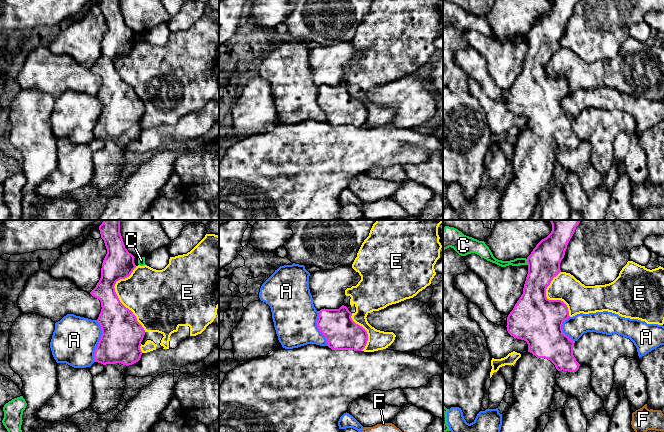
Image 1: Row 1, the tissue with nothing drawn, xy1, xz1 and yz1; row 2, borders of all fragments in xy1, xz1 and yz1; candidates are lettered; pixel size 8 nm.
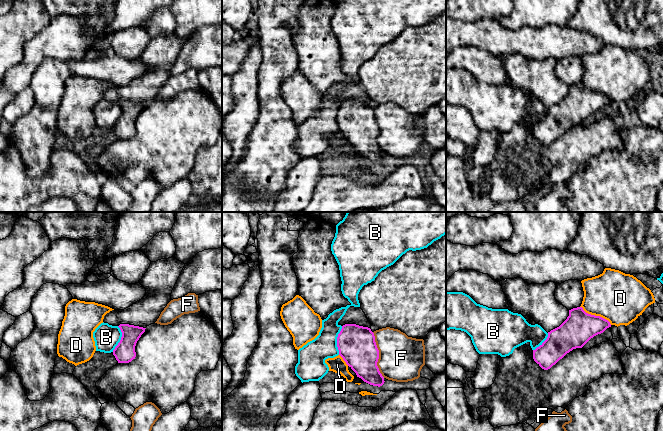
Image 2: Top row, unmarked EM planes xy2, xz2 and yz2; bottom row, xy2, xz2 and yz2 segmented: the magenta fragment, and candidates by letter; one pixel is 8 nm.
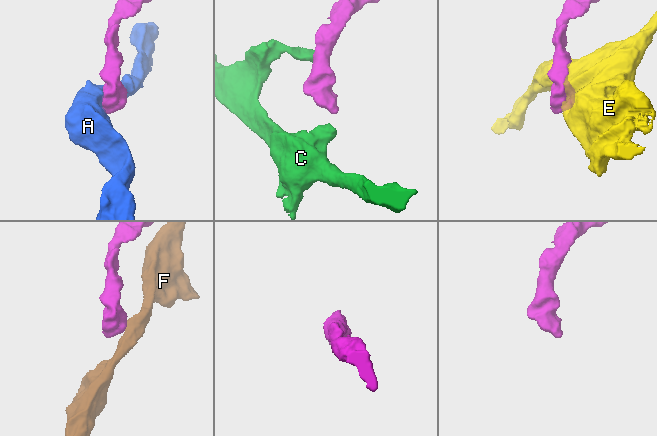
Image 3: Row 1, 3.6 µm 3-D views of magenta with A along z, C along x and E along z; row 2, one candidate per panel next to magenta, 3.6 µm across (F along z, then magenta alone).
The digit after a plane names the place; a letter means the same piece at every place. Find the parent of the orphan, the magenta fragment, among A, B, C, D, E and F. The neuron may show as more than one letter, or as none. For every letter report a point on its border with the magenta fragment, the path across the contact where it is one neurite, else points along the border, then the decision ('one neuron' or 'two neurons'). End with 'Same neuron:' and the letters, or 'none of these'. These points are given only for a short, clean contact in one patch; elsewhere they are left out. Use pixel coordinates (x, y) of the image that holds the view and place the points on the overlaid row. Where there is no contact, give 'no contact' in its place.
A: meets magenta in xy1 at (99, 341); two neurons
B: meets magenta in xz2 at (337, 340); two neurons
C: meets magenta in yz1 at (527, 262); border along yz1 (526, 259), (528, 264); two neurons
D: meets magenta in yz2 at (596, 316); two neurons
E: meets magenta in xy1 at (117, 296); two neurons
F: meets magenta in xz2 at (378, 355); two neurons
Same neuron: none of these

